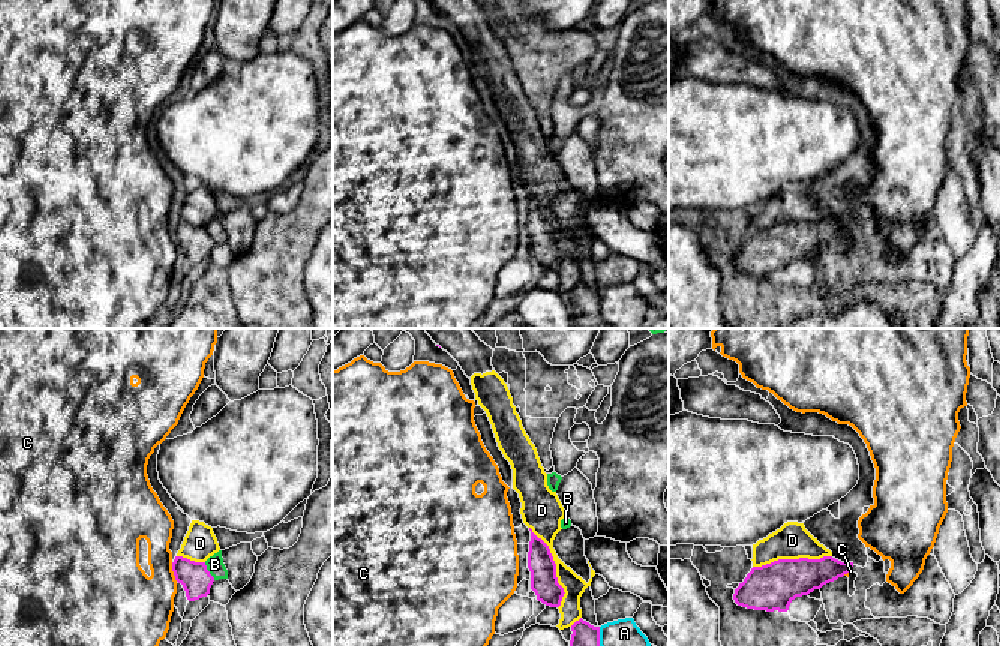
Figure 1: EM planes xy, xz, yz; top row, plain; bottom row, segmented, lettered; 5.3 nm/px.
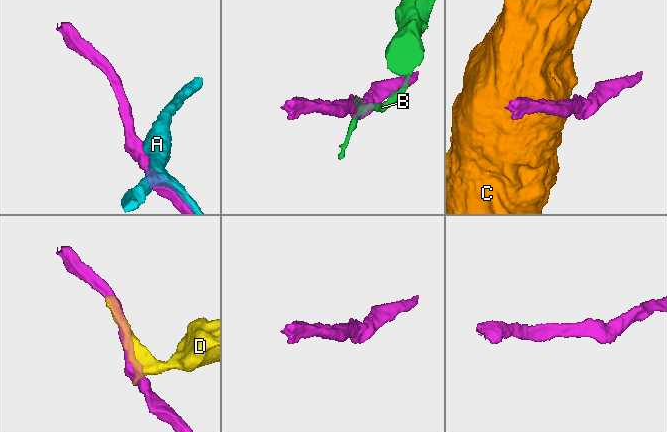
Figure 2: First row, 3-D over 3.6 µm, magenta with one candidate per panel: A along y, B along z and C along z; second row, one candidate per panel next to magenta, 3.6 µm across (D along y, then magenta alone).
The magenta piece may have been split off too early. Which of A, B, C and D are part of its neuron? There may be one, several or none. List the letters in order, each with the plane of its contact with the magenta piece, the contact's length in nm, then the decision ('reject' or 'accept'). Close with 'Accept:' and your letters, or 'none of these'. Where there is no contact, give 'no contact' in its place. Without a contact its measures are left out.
A: meets magenta in xz; contact 220 nm long; reject
B: meets magenta in xy; contact 110 nm long; reject
C: meets magenta in xy; contact 110 nm long; reject
D: meets magenta in xz; contact 460 nm long; reject
Accept: none of these

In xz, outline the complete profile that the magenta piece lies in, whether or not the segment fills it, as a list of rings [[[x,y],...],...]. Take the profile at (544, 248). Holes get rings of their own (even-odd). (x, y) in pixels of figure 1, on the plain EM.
[[[531,192],[529,195],[528,232],[531,235],[531,253],[543,268],[559,271],[565,256],[558,247],[556,228],[549,210]]]

